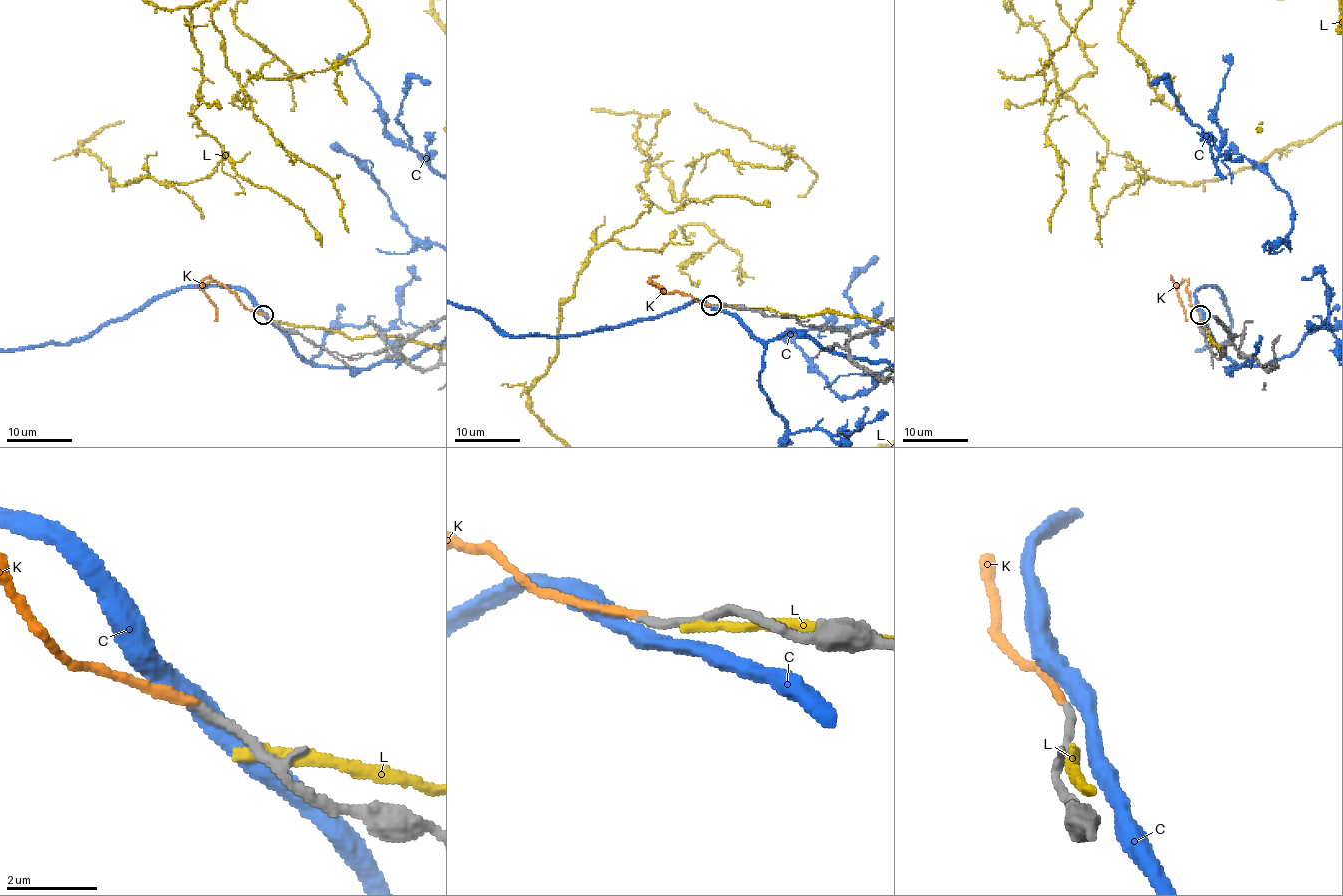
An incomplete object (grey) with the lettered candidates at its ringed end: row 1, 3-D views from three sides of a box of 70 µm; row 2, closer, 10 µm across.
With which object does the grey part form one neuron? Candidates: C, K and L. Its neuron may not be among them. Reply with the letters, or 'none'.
K

